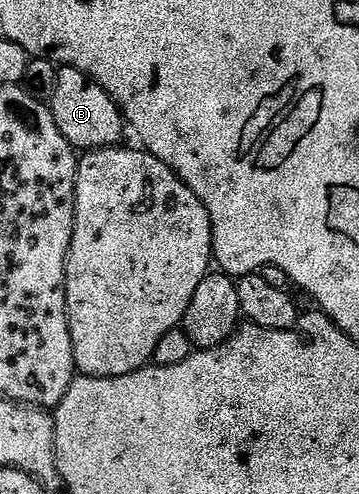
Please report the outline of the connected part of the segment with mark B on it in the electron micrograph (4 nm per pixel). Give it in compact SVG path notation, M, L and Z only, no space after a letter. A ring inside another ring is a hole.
M63 66L55 76L55 91L49 98L50 114L56 128L78 152L104 150L108 146L119 145L123 140L124 115L100 84L96 84L84 72L71 66Z

